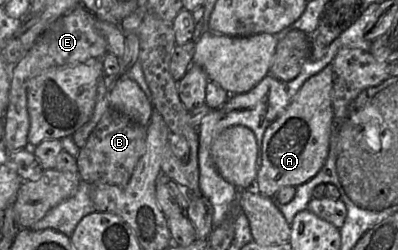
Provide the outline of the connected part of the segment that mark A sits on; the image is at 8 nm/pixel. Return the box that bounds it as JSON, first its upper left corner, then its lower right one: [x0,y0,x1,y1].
[254,63,333,198]

